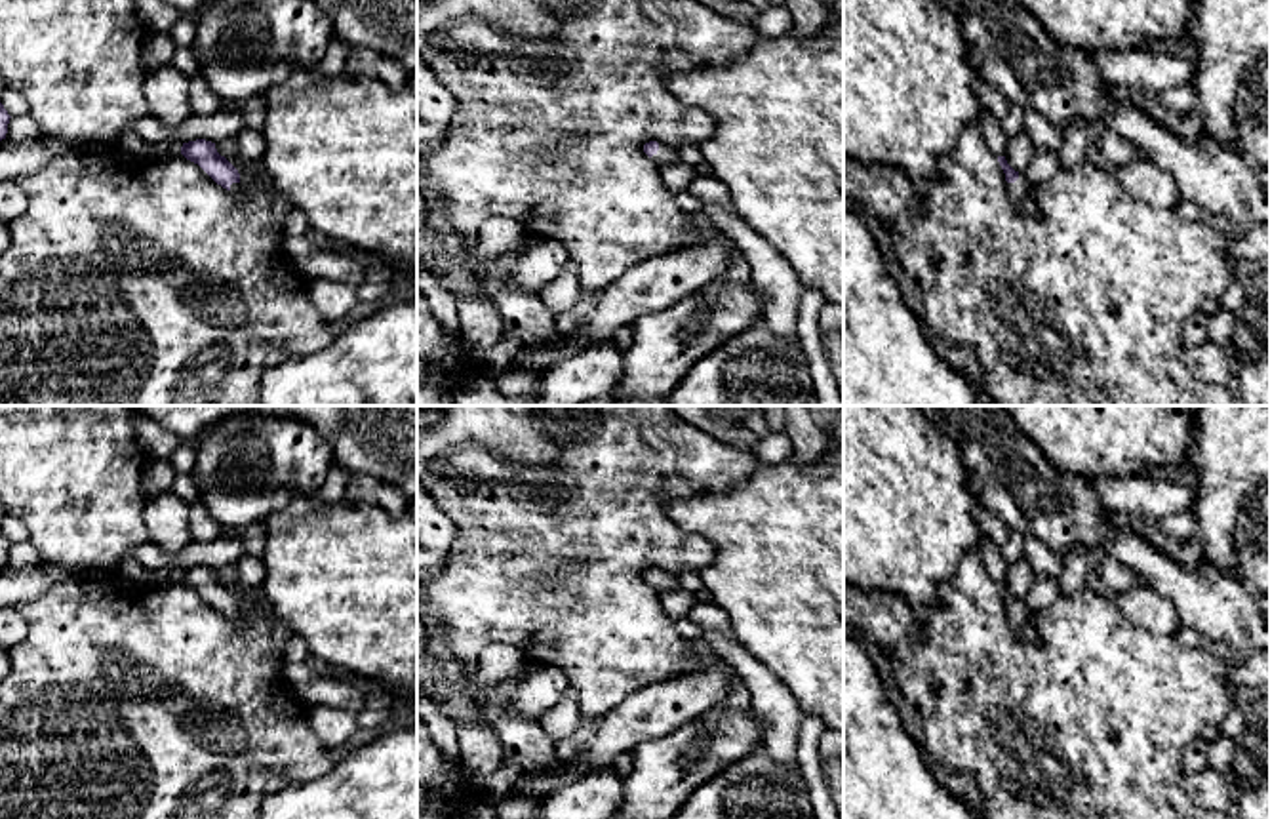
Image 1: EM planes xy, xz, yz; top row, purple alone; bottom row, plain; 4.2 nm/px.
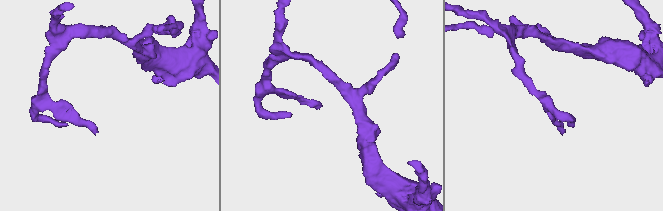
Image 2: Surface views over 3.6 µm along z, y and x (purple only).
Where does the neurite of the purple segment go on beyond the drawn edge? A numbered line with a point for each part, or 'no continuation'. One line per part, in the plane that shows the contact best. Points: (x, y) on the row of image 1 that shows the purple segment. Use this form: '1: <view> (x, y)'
1: xz (667, 155)

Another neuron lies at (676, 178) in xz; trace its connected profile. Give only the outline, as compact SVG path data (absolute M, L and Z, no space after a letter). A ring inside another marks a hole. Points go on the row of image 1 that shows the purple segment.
M682 162L670 166L659 166L661 183L672 192L685 192L695 179L697 170Z

